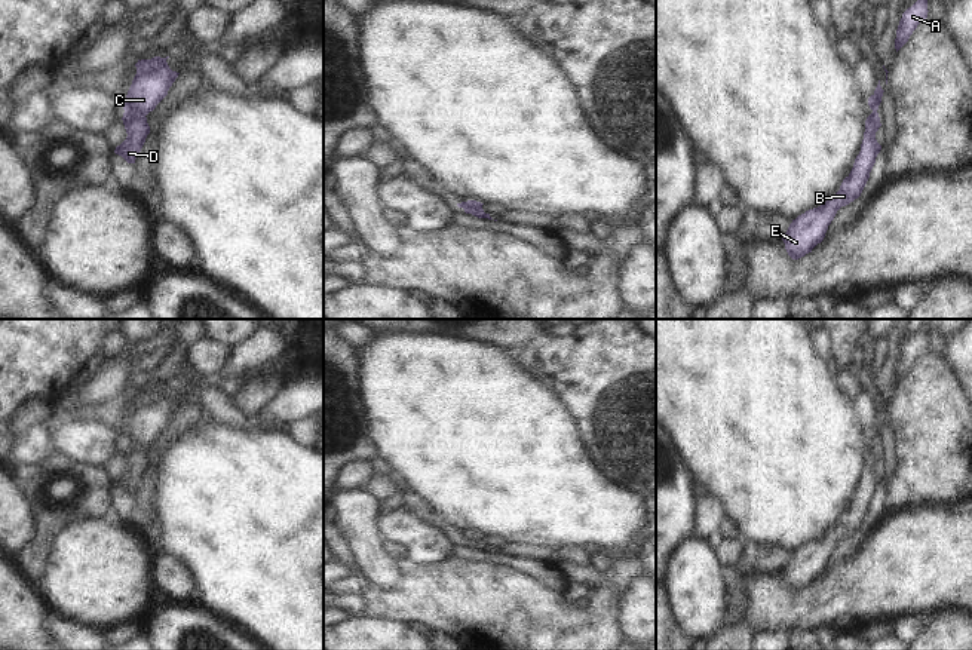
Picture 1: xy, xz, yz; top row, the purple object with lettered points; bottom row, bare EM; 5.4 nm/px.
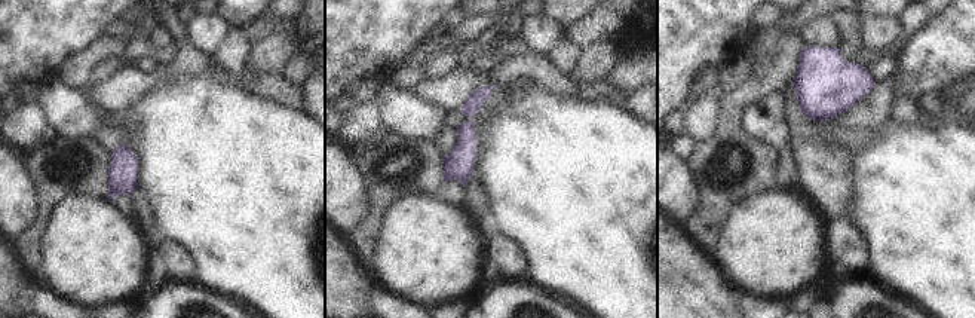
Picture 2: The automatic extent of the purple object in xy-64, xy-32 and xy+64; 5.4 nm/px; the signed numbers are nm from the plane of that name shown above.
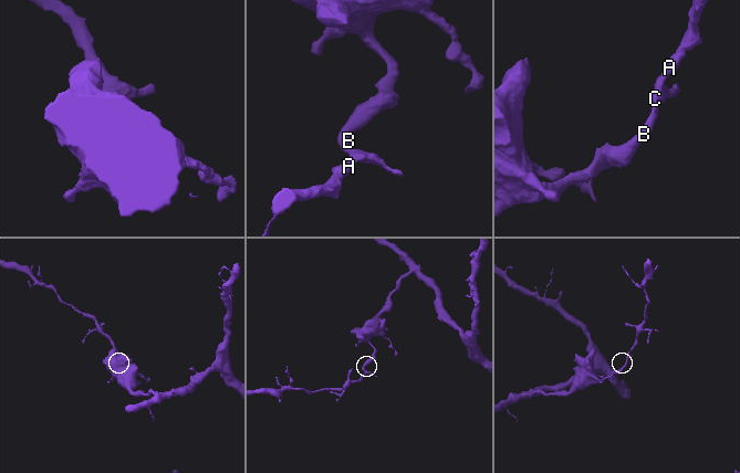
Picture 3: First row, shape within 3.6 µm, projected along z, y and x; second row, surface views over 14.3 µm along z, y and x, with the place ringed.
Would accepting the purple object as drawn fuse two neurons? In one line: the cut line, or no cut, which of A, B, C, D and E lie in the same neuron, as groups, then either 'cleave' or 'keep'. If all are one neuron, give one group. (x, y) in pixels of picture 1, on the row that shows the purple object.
cut none; groups A B C D E; keep

